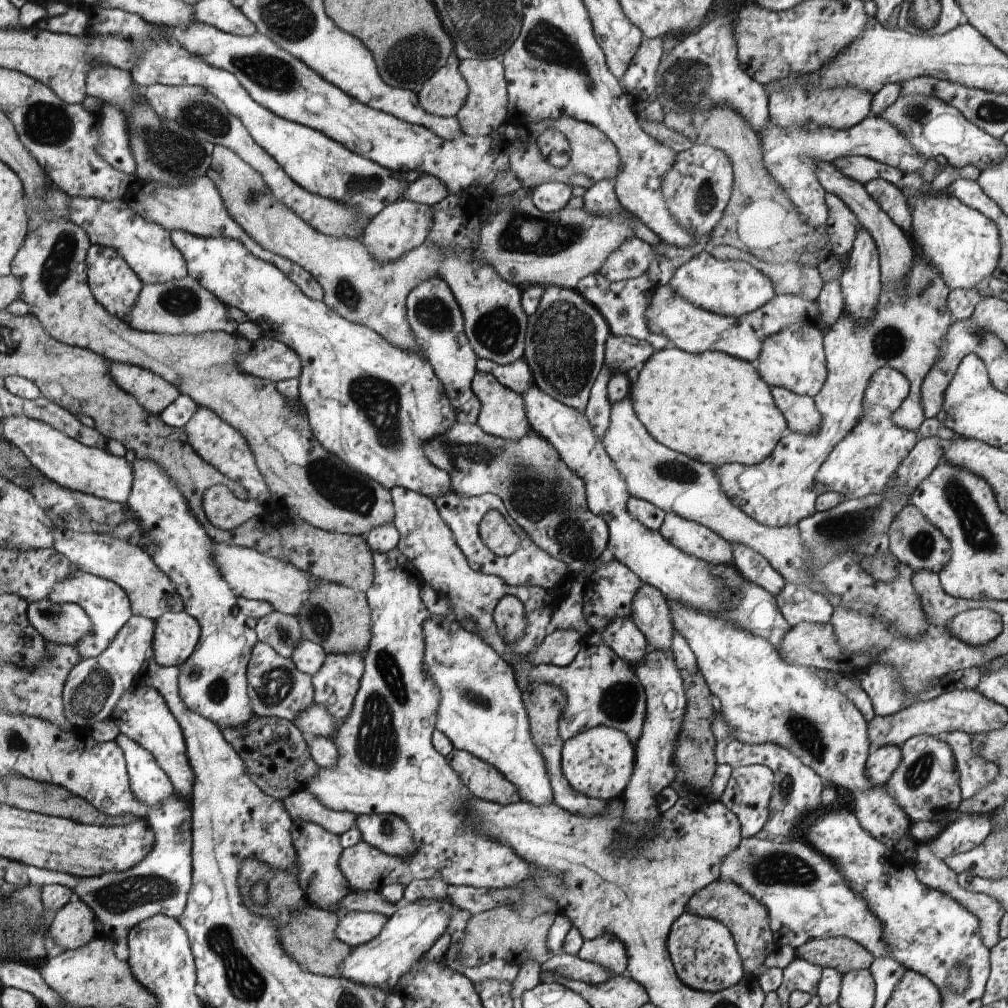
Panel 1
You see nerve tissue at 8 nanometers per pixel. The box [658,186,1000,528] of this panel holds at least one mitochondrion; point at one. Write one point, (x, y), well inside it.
(889, 343)

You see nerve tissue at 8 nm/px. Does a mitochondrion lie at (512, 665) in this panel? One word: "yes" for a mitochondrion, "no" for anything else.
no

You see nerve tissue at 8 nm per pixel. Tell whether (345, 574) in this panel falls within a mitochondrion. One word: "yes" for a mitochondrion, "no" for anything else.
no

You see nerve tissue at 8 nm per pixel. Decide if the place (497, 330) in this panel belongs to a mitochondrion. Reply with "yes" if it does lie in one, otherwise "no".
yes

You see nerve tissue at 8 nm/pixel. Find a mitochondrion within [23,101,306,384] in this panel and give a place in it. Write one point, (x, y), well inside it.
(170, 150)

